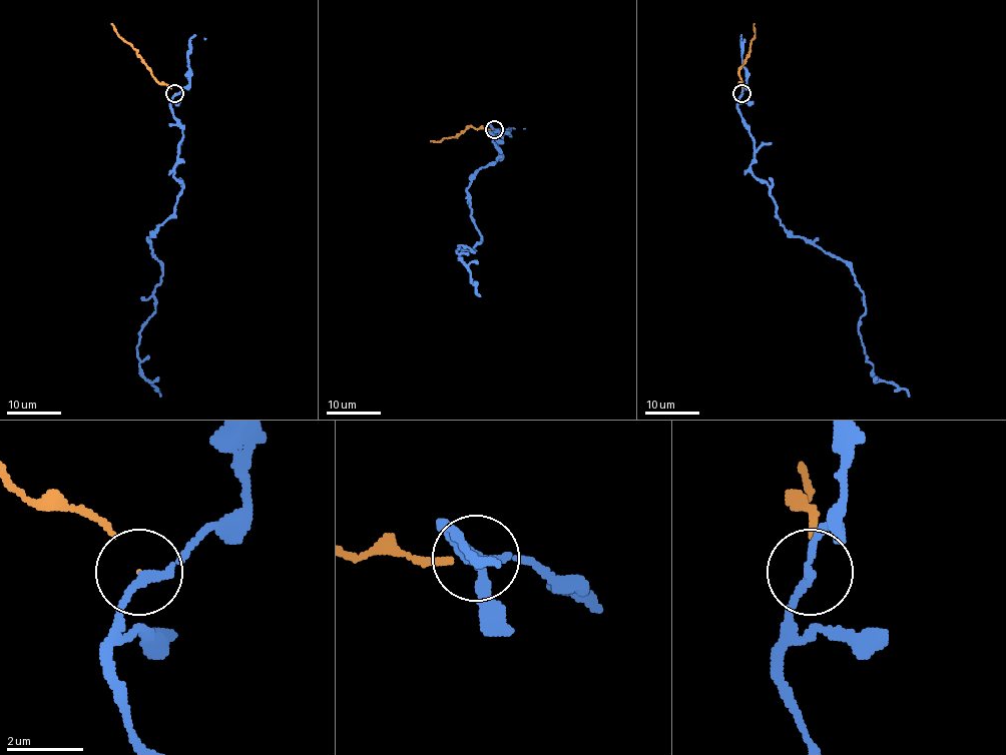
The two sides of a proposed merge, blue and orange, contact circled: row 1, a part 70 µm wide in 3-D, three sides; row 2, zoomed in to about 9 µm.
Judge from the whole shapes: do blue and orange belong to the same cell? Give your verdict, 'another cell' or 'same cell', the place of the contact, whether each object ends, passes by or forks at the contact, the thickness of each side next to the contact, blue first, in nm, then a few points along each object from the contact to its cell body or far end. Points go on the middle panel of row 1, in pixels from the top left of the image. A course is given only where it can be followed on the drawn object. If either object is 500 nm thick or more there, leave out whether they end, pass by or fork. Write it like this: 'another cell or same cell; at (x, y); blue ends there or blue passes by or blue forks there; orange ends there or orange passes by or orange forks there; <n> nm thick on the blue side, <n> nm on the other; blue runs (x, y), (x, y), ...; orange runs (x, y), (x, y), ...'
another cell; at (494, 129); blue passes by; orange ends there; 190 nm thick on the blue side, 20 nm on the other; blue runs (494, 129), (502, 155), (481, 167), (467, 193), (482, 240), (474, 252), (456, 252), (481, 295); orange runs (494, 129), (468, 126), (456, 136), (431, 141)

